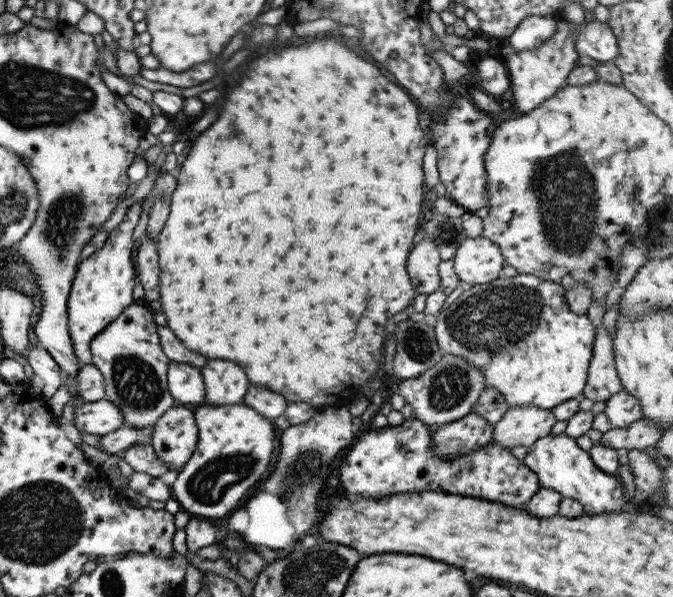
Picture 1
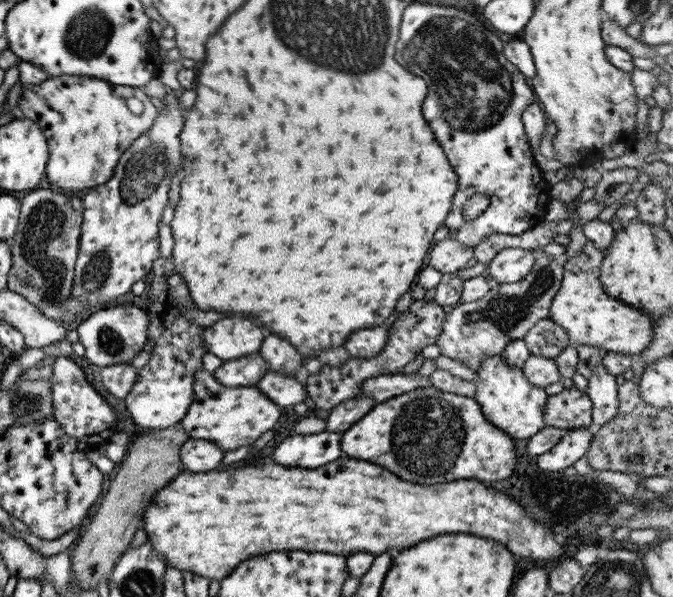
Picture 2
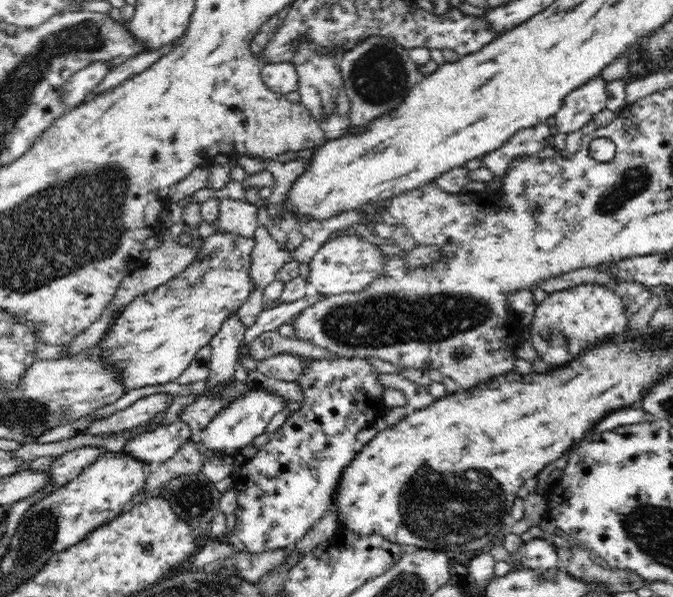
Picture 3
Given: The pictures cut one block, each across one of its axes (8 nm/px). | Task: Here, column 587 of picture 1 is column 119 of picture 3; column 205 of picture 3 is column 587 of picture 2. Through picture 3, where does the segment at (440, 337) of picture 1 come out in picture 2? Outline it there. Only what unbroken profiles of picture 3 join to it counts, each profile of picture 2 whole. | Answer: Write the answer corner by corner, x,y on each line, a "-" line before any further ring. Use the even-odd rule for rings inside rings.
586,238
582,252
568,259
563,266
563,280
553,299
549,317
569,335
574,347
593,346
616,354
642,354
653,340
655,320
621,301
609,298
601,284
604,254

